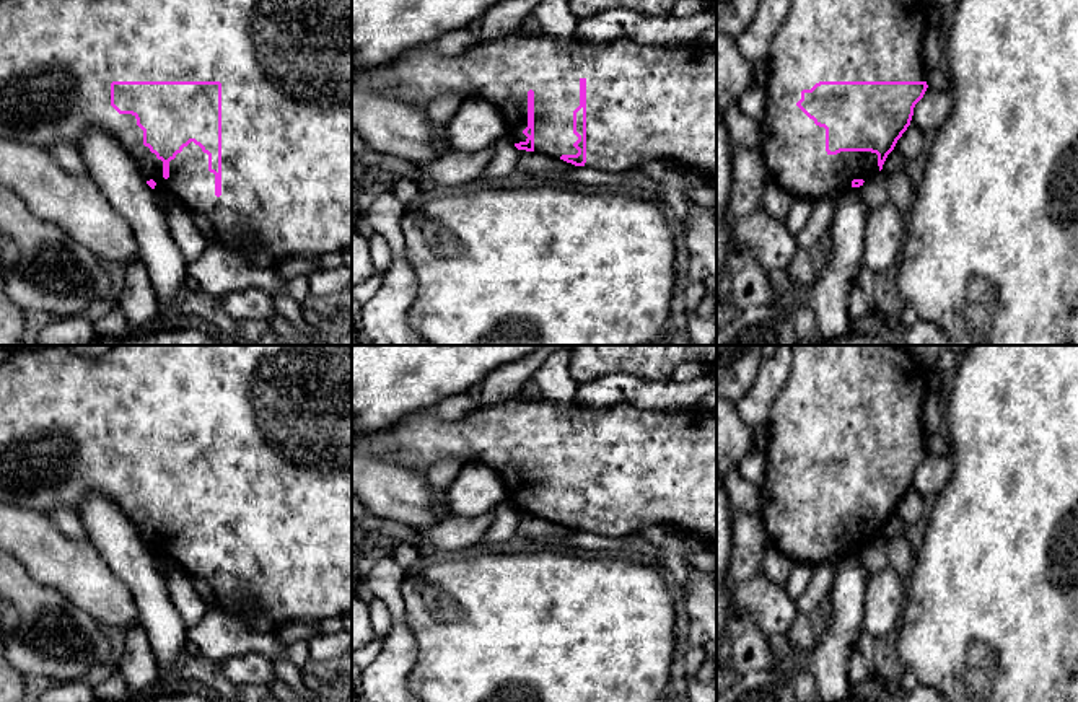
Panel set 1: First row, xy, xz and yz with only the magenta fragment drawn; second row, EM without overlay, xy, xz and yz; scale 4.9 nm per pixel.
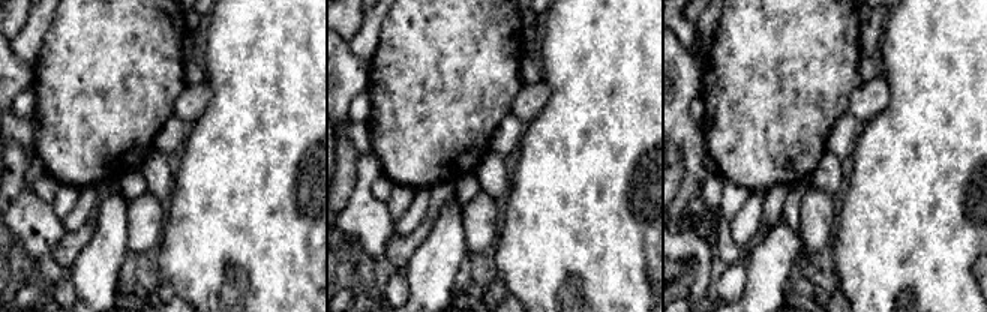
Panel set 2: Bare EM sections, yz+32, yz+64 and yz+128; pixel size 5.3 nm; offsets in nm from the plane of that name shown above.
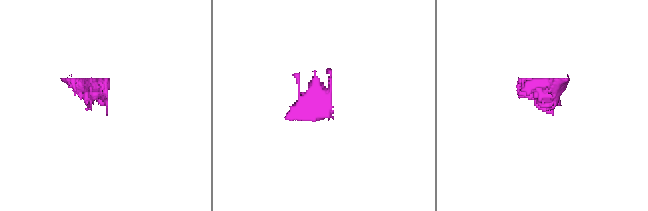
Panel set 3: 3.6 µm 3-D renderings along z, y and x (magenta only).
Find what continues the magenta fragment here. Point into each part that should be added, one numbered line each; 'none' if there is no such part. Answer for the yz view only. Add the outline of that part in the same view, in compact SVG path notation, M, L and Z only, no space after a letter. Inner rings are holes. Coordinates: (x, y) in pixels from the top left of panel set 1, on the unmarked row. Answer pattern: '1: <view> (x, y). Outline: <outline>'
1: yz (836, 394). Outline: M793 345L785 386L769 417L762 523L772 544L796 565L819 565L852 554L853 544L879 536L871 516L826 516L826 494L798 471L803 454L819 446L925 446L922 407L928 393L927 363L899 345Z

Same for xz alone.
1: xz (644, 468). Outline: M519 396L479 407L467 417L446 422L433 409L402 417L396 425L371 433L352 435L352 453L396 463L402 467L427 471L441 459L461 459L493 469L506 490L505 505L526 507L528 456L534 456L534 515L557 521L576 520L573 508L573 476L580 471L580 445L586 445L586 528L599 536L630 536L650 526L674 526L682 537L699 537L707 547L716 544L716 415L710 409L690 407L674 412L637 409L629 402L603 409L562 409L541 397L526 401Z

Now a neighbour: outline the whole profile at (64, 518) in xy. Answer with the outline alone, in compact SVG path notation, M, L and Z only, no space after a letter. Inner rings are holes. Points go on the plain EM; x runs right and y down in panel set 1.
M59 508L50 513L50 520L57 524L57 528L70 539L85 539L86 531L77 513L70 508Z

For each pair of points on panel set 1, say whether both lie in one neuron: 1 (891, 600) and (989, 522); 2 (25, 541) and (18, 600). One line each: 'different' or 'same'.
1: different
2: different

